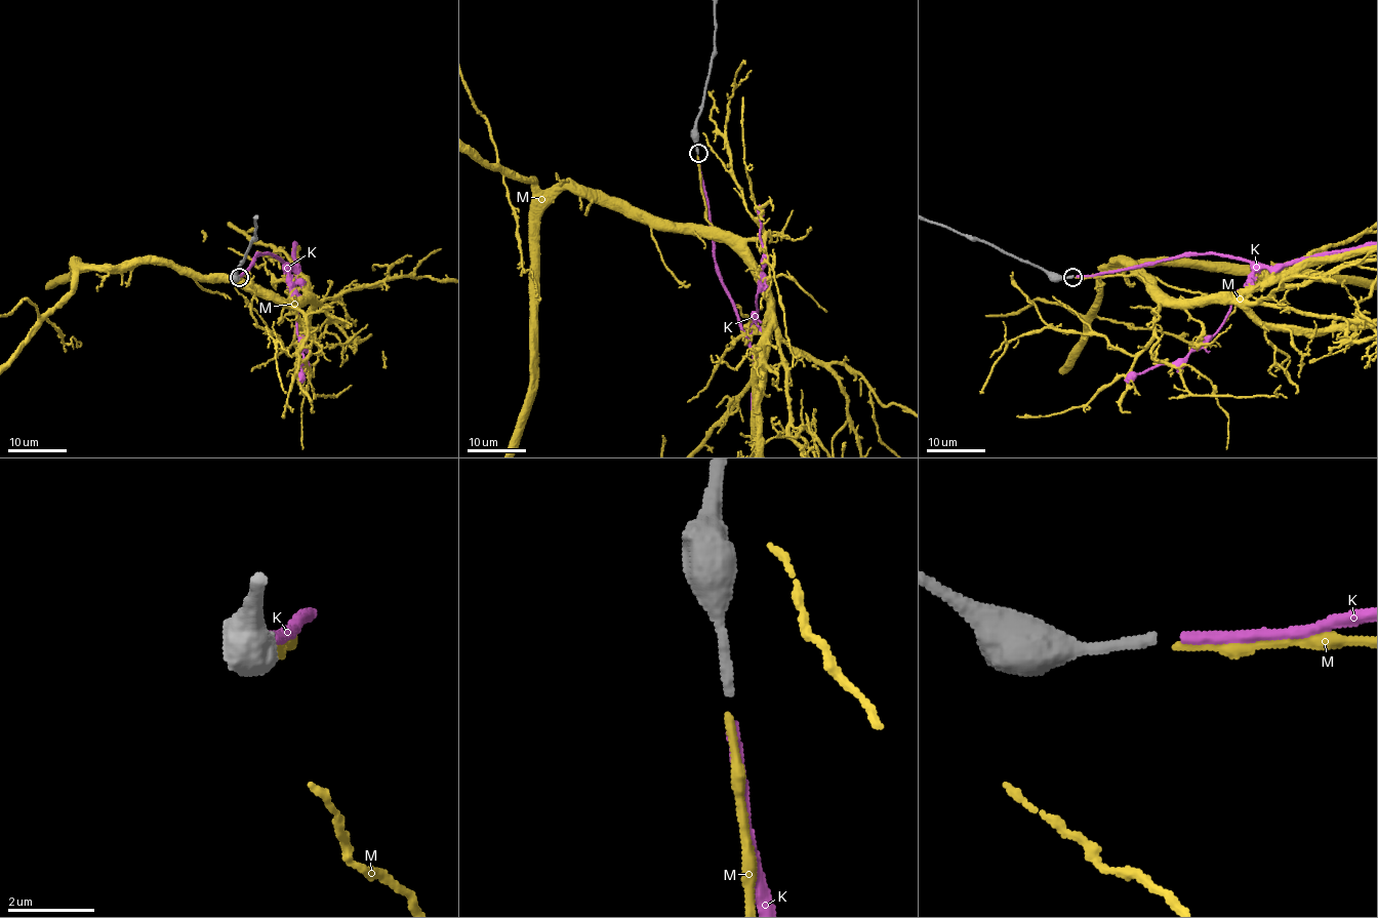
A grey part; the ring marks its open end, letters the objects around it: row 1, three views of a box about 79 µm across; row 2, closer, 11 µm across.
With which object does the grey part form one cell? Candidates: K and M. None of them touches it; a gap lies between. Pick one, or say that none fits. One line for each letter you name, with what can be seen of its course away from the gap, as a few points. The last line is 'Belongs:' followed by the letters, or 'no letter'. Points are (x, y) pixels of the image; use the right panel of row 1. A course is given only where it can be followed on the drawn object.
Belongs: K

